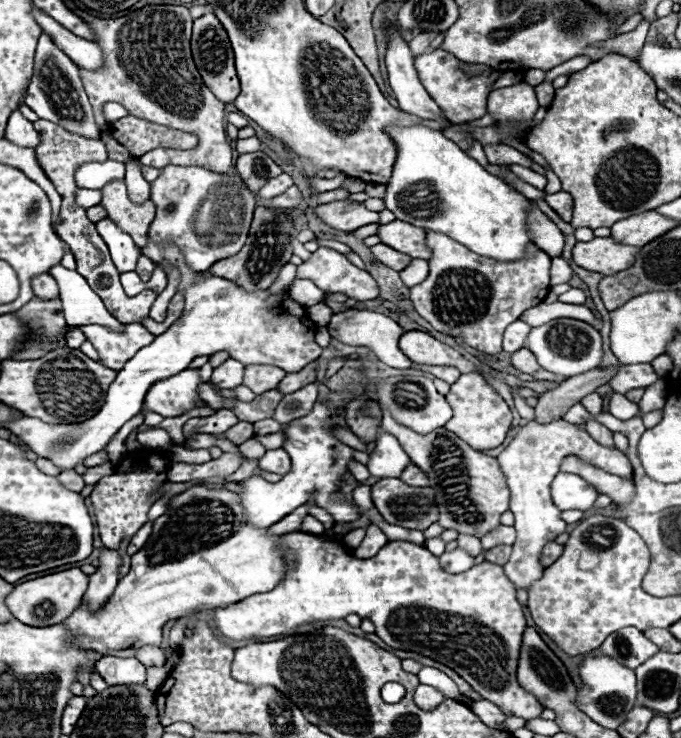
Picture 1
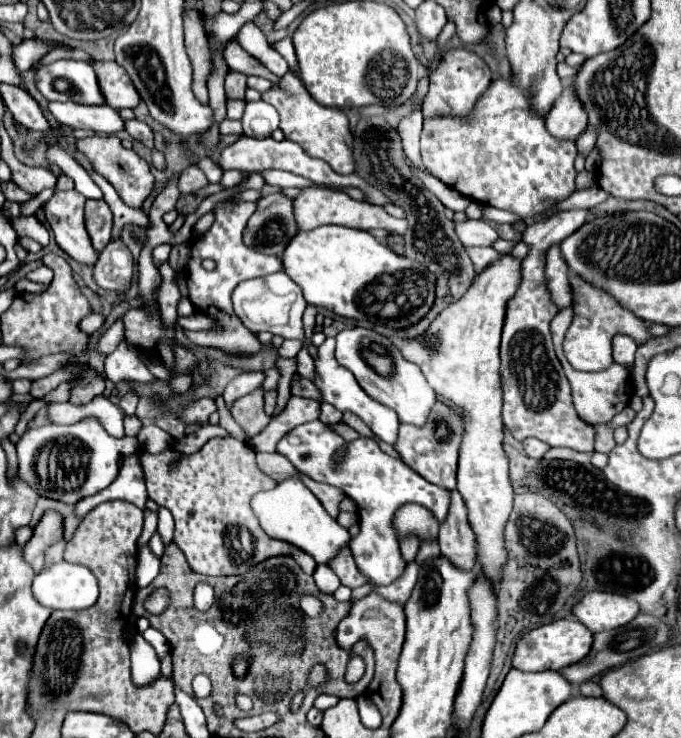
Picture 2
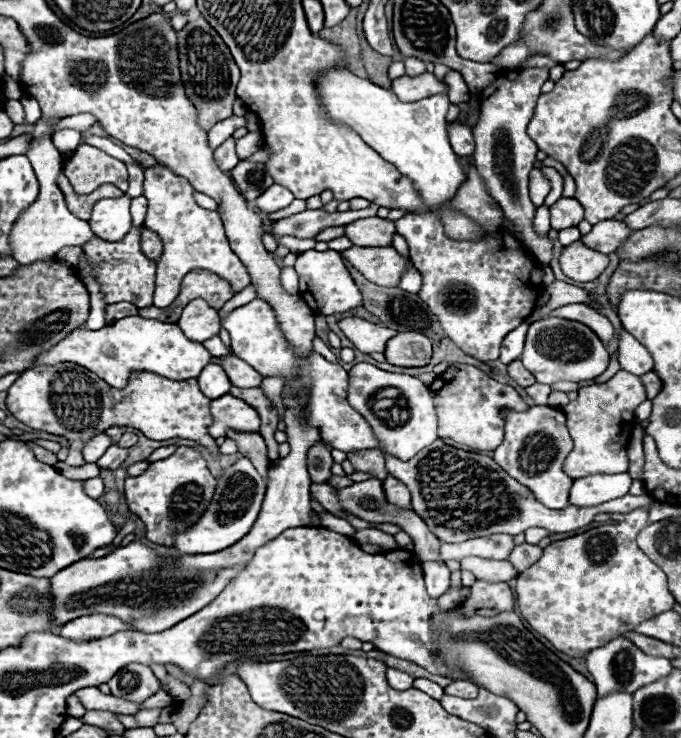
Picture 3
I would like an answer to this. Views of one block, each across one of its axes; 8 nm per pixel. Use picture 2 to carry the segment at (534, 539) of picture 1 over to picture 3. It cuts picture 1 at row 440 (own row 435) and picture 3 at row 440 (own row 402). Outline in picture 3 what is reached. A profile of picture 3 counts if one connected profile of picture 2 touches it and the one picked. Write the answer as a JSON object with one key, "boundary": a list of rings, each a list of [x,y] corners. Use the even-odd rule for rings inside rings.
{"boundary":[[[532,406],[526,412],[512,412],[504,418],[506,436],[504,442],[494,450],[494,462],[514,480],[524,484],[546,508],[564,510],[568,506],[568,490],[572,480],[562,472],[562,462],[574,446],[566,428],[564,412],[550,406]]]}

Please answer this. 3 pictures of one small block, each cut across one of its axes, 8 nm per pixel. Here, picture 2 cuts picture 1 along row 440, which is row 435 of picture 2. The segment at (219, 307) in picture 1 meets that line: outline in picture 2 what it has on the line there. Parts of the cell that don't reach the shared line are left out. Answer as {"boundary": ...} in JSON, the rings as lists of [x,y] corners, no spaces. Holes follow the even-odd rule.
{"boundary":[[[86,418],[72,426],[46,424],[42,428],[28,428],[28,432],[16,444],[16,450],[18,450],[18,476],[40,494],[66,504],[76,504],[82,498],[104,490],[118,476],[116,462],[120,458],[120,440],[112,438],[94,418]],[[42,448],[50,448],[48,484],[42,484],[34,470],[36,458]]]}

